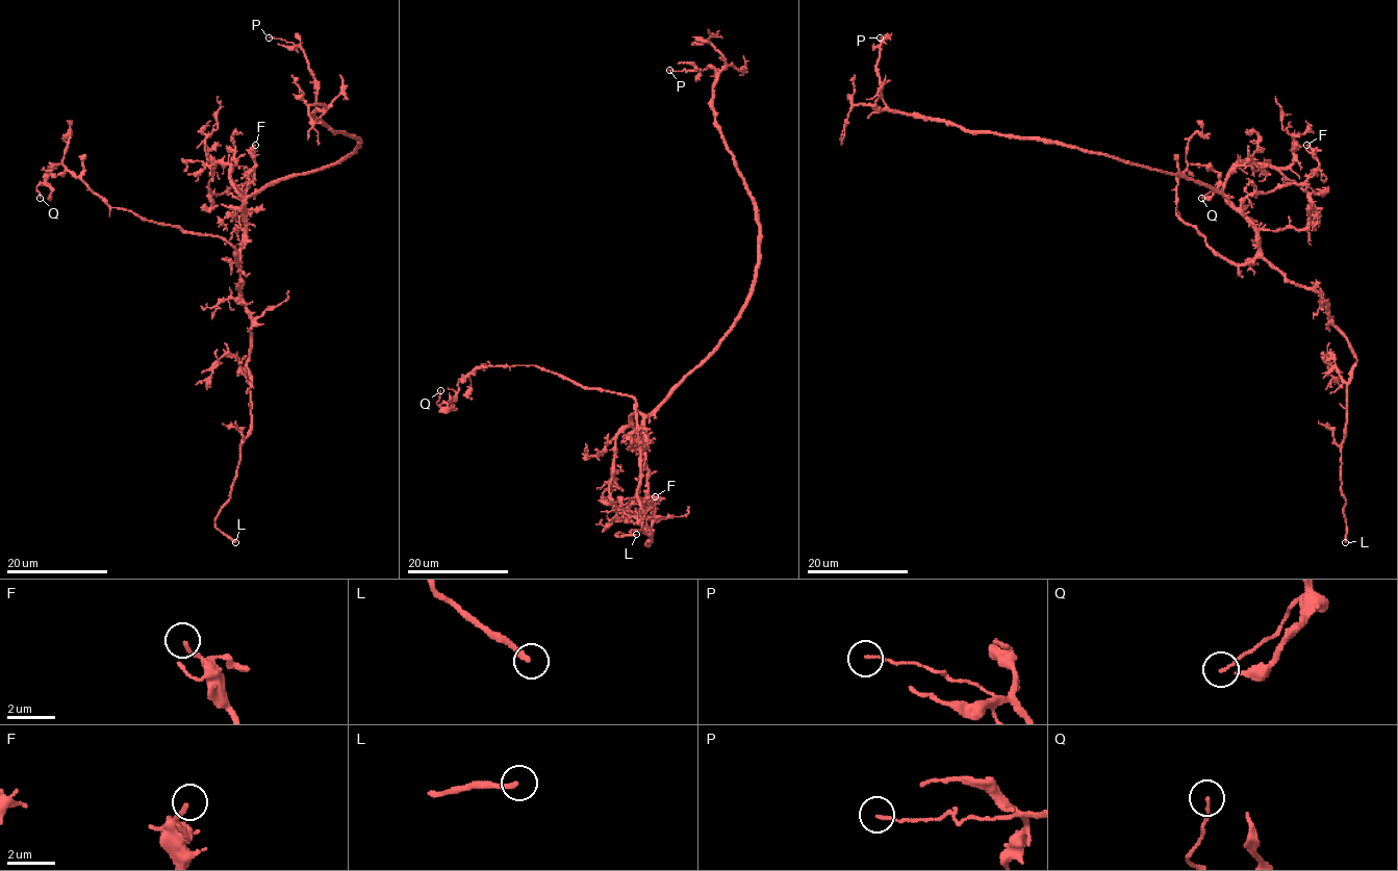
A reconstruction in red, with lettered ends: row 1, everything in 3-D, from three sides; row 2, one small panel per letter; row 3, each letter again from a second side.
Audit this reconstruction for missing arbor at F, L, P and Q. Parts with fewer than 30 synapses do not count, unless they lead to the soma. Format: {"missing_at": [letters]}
{"missing_at": ["L"]}

